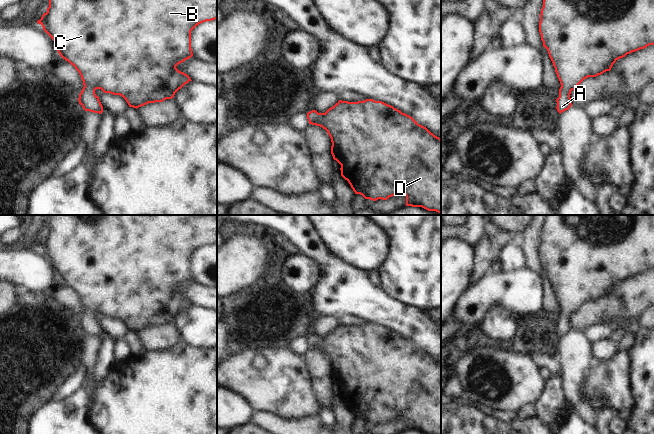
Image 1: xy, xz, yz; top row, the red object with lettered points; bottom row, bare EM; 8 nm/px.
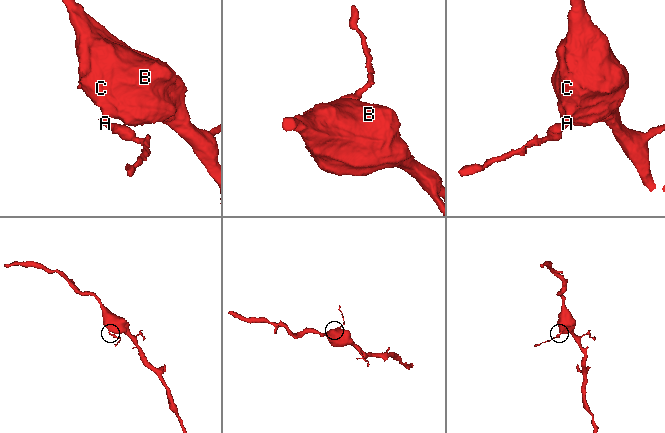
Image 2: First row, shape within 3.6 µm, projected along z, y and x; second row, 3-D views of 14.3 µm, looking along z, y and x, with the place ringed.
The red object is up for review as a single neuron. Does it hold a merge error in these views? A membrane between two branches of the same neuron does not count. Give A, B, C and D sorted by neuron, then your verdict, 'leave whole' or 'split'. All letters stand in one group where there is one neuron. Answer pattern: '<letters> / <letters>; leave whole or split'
A B C D; leave whole

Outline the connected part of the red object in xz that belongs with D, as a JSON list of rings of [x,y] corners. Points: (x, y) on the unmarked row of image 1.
[[[366,323],[358,326],[339,324],[325,337],[318,337],[316,334],[308,336],[307,343],[309,348],[320,350],[327,355],[332,366],[331,378],[333,383],[341,389],[341,400],[348,405],[355,418],[360,418],[365,423],[376,425],[378,423],[387,424],[389,421],[402,416],[406,420],[406,430],[422,431],[426,434],[441,434],[441,363],[431,357],[426,351],[418,348],[411,340],[382,325]]]

